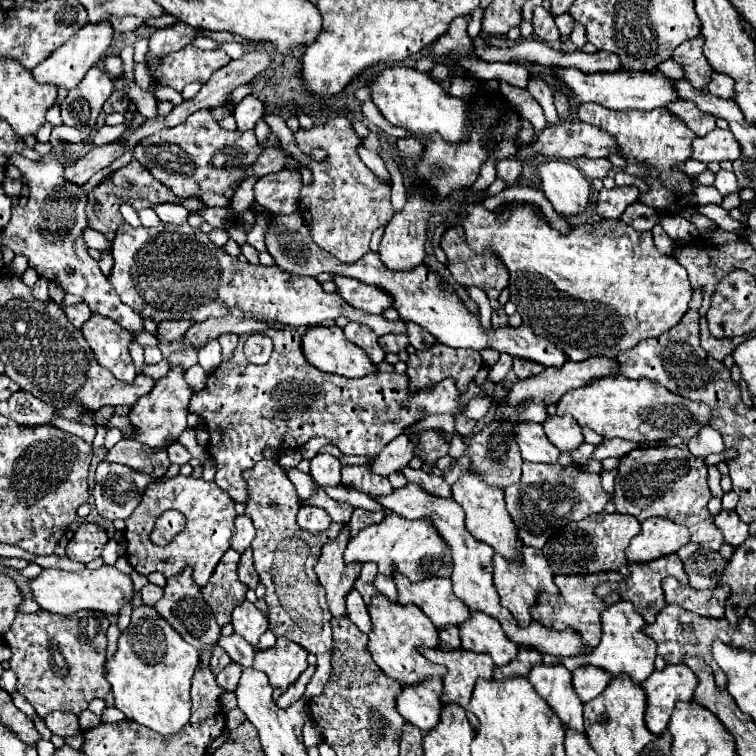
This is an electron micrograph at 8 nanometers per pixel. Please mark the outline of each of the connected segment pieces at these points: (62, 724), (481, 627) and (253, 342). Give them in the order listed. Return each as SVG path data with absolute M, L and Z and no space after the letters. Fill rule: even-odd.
M52 712L52 714L48 714L48 716L44 718L44 722L46 722L46 726L48 726L54 734L58 734L58 736L62 736L62 738L76 736L76 734L82 732L76 714L68 714L68 712Z
M472 612L472 618L460 626L460 638L462 648L490 654L496 666L512 662L518 654L518 646L504 634L500 622L484 612Z
M262 332L250 334L246 338L246 342L244 342L244 354L246 354L246 358L252 364L264 364L264 362L268 362L270 352L272 352L272 340L266 334L262 334Z

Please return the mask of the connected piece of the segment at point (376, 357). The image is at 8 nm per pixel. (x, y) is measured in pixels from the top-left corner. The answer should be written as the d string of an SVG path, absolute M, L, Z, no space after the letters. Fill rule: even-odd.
M348 322L348 324L344 326L344 336L346 336L352 344L360 346L374 364L384 360L386 354L384 354L384 350L378 346L378 336L376 336L372 330L368 330L368 326L362 326L362 324L358 324L358 322Z

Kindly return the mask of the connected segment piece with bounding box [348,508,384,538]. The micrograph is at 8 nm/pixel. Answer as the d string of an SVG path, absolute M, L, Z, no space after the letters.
M354 510L352 512L352 518L348 522L348 528L350 528L350 538L354 538L362 528L370 526L370 524L378 524L384 516L382 514L376 514L376 512L366 512L366 510Z

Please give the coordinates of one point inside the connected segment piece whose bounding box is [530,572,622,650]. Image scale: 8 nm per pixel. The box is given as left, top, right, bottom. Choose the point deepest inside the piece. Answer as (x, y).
(577, 607)

